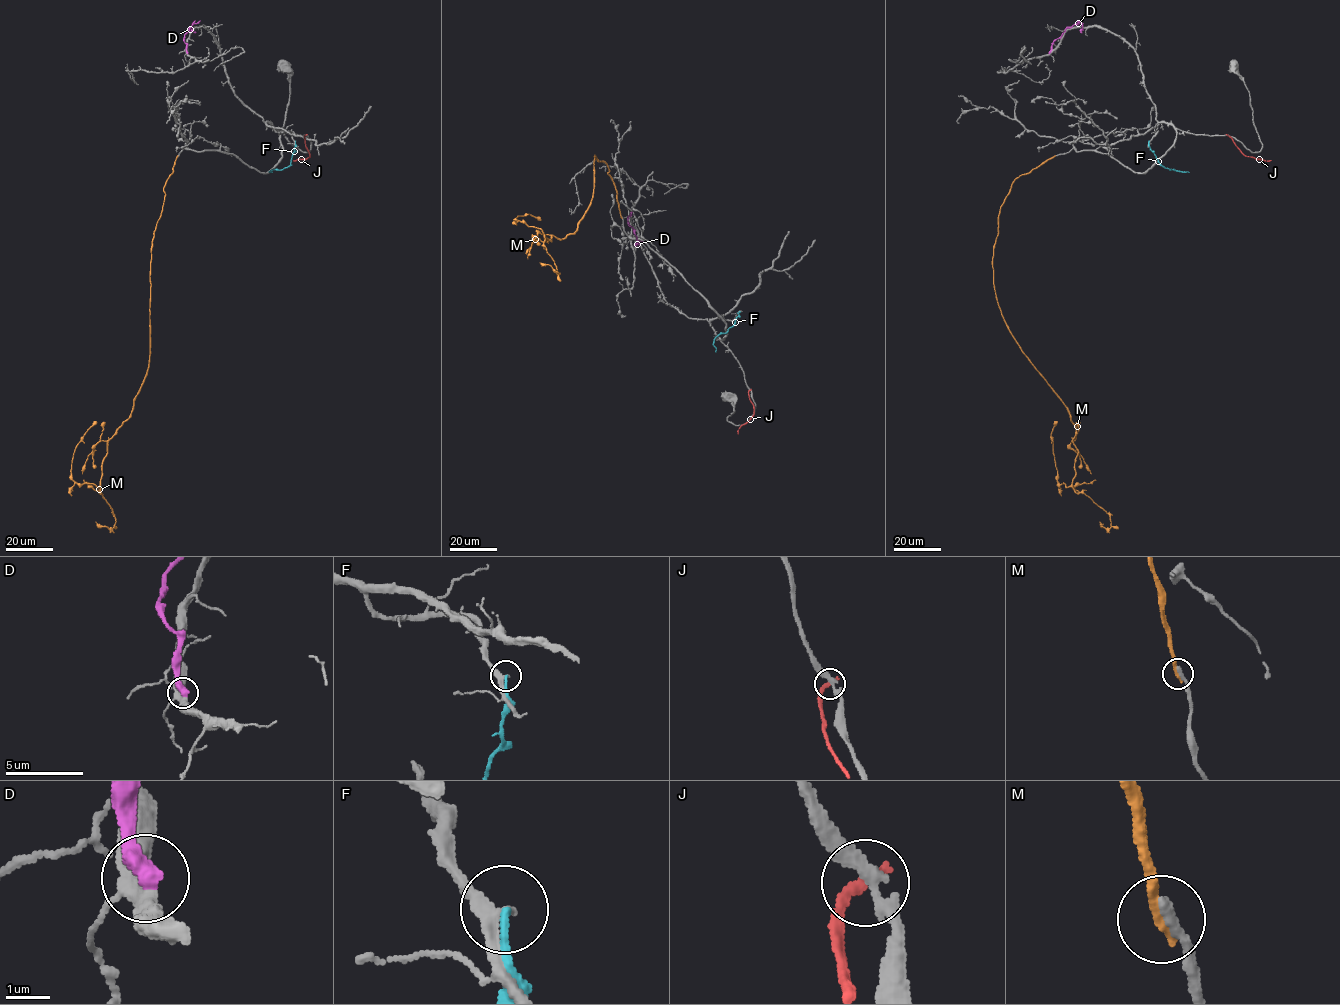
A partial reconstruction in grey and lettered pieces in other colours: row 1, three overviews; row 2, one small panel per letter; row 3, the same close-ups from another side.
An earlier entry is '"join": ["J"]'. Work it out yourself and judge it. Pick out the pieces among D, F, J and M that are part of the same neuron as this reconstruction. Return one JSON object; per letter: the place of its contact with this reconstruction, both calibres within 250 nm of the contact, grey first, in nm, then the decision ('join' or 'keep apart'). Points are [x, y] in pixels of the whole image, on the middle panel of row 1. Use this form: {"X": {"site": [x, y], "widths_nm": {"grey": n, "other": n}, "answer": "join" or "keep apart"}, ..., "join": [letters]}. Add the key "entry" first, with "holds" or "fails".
{"entry": "fails", "D": {"site": [631, 212], "widths_nm": {"grey": 360, "other": 460}, "answer": "keep apart"}, "F": {"site": [739, 312], "widths_nm": {"grey": 240, "other": 190}, "answer": "keep apart"}, "J": {"site": [750, 390], "widths_nm": {"grey": 260, "other": 280}, "answer": "keep apart"}, "M": {"site": [621, 217], "widths_nm": {"grey": 280, "other": 300}, "answer": "keep apart"}, "join": []}

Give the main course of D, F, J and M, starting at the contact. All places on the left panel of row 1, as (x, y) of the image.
D: (187, 53), (184, 36), (194, 23), (192, 30), (195, 33)
F: (295, 141), (288, 166), (271, 172)
J: (306, 134), (309, 157), (294, 160)
M: (177, 157), (151, 248), (147, 375), (108, 441), (98, 487), (76, 483), (71, 469), (97, 422)

